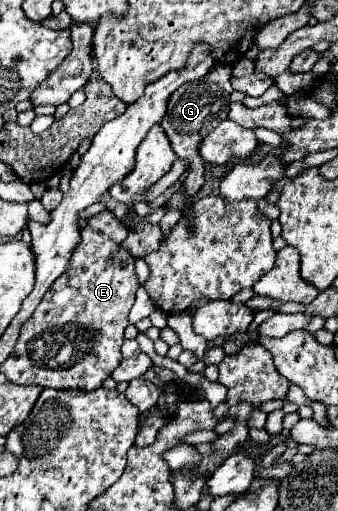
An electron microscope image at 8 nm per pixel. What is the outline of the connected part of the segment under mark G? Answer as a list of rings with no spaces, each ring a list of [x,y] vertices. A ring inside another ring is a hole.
[[[227,66],[227,78],[221,72],[211,72],[205,78],[199,78],[195,82],[179,86],[171,94],[165,118],[161,120],[161,128],[165,130],[177,158],[189,162],[189,174],[187,174],[187,178],[183,182],[183,188],[185,188],[185,192],[189,196],[193,196],[203,186],[203,172],[205,172],[203,164],[205,162],[203,162],[203,158],[199,154],[199,144],[203,142],[203,138],[207,134],[211,134],[219,126],[221,120],[227,118],[227,112],[229,112],[229,104],[231,104],[229,96],[233,92],[231,82],[229,82],[229,72],[231,72],[231,66]],[[217,88],[219,88],[219,92],[217,92]]]

